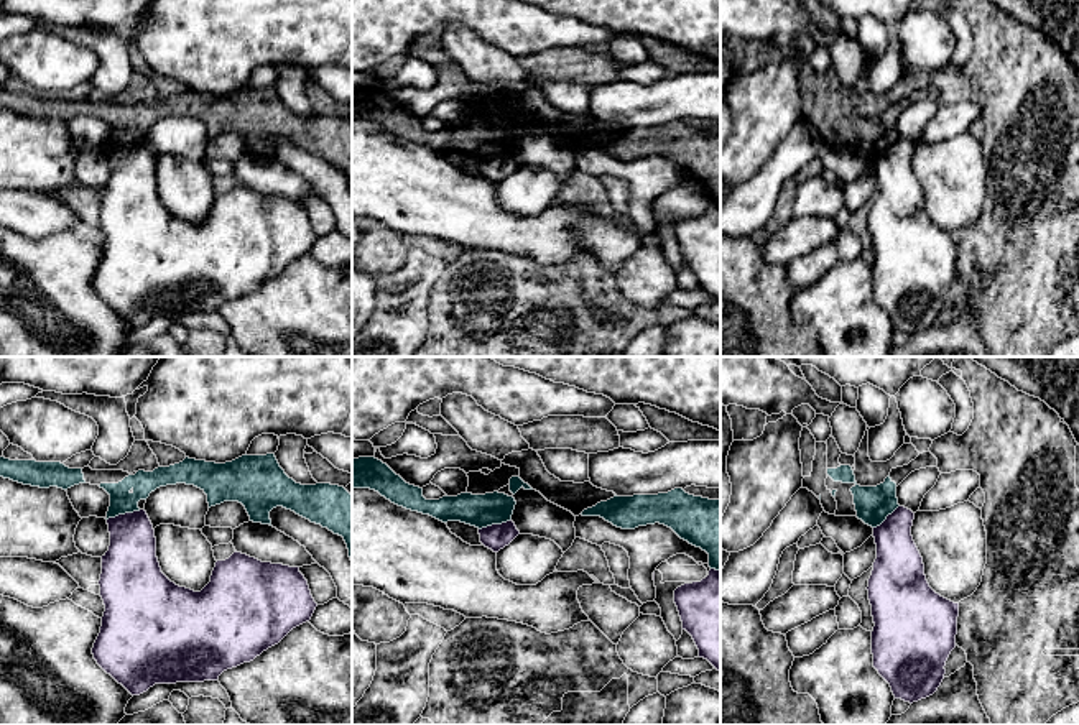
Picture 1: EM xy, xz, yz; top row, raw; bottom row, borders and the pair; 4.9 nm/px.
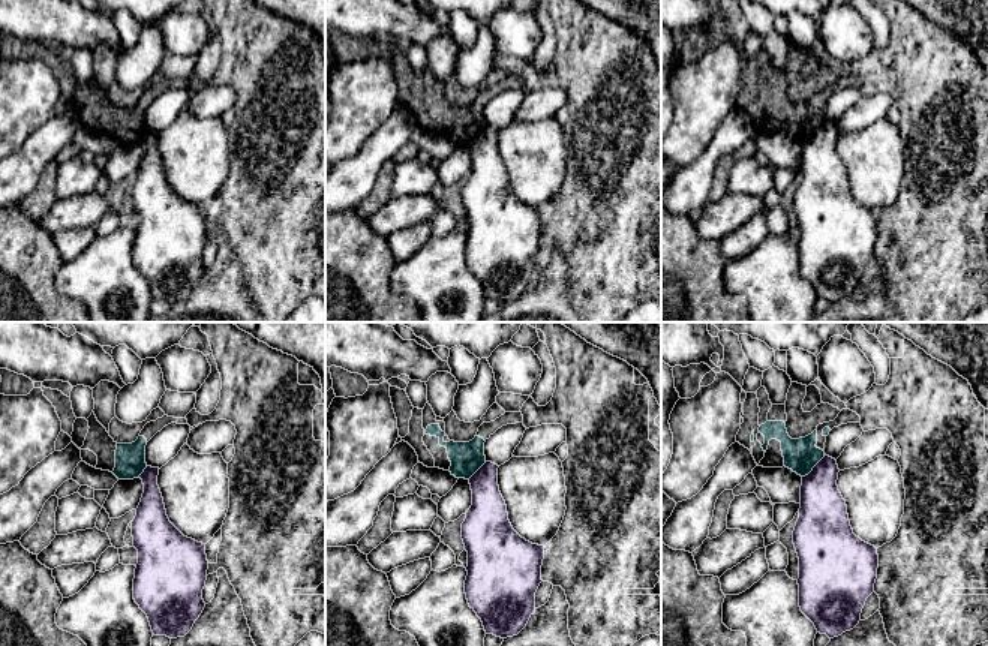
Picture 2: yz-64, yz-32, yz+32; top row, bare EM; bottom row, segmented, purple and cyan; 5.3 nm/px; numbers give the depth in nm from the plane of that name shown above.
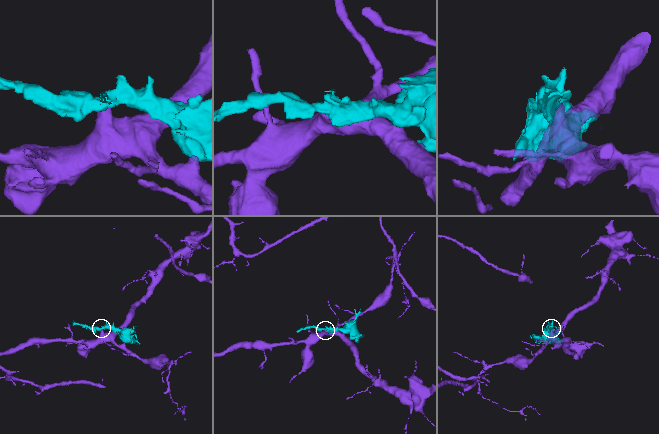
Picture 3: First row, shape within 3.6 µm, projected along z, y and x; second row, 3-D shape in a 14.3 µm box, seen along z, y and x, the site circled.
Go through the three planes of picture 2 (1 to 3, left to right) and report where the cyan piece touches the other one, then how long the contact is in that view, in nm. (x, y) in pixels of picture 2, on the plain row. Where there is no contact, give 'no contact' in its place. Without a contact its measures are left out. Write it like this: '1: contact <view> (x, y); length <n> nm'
1: contact yz-64 (144, 135); length 80 nm
2: contact yz-32 (479, 134); length 140 nm
3: contact yz+32 (813, 132); length 170 nm

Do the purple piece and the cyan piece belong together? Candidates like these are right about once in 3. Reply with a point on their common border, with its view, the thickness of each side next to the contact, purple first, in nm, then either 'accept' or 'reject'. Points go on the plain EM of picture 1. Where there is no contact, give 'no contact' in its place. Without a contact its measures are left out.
xy (125, 145) | 260/120 nm | reject

